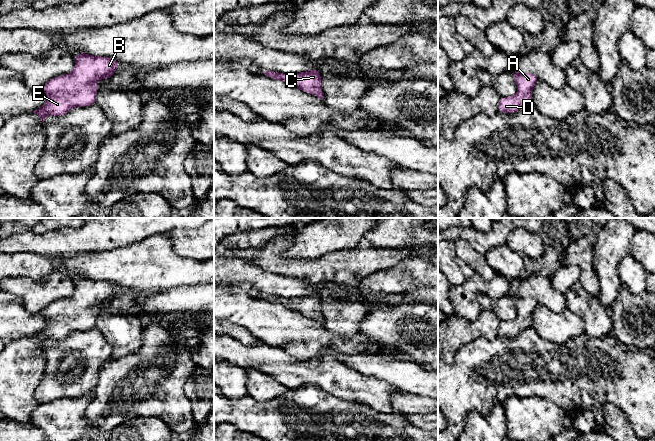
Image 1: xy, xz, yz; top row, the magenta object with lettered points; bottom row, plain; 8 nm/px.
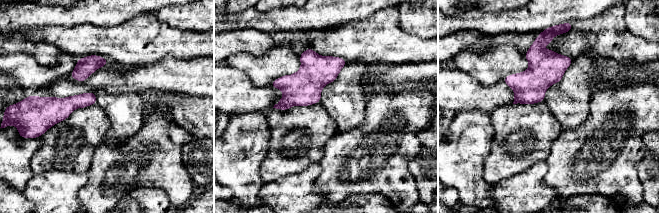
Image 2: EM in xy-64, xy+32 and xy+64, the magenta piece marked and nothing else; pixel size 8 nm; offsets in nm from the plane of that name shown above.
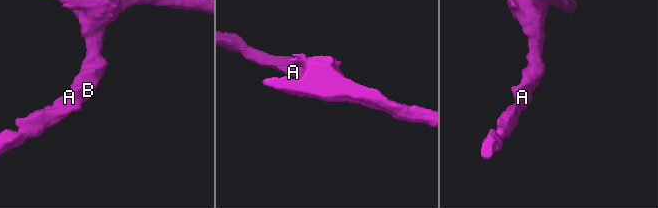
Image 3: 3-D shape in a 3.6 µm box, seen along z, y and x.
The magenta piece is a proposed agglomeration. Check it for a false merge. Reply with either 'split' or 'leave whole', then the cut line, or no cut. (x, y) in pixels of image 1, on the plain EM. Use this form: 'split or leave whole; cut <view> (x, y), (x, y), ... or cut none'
leave whole; cut none

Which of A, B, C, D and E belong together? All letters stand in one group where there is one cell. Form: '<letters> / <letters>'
A B C D E

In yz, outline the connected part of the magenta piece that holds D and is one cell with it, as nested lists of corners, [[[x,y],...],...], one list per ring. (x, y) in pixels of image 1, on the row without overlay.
[[[519,294],[512,297],[518,316],[511,321],[501,321],[497,332],[498,336],[513,338],[532,326],[531,315],[539,304],[533,297],[524,297]]]

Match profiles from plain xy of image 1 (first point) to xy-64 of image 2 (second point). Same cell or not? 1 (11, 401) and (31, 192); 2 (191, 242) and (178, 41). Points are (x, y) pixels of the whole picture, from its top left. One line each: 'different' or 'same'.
1: different
2: different

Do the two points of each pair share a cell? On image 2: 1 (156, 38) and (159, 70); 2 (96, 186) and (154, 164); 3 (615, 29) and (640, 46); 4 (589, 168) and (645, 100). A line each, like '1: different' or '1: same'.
1: different
2: same
3: same
4: same

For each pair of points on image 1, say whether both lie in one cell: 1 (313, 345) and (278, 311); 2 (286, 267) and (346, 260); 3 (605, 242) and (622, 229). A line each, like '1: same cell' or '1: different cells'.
1: same cell
2: same cell
3: same cell

